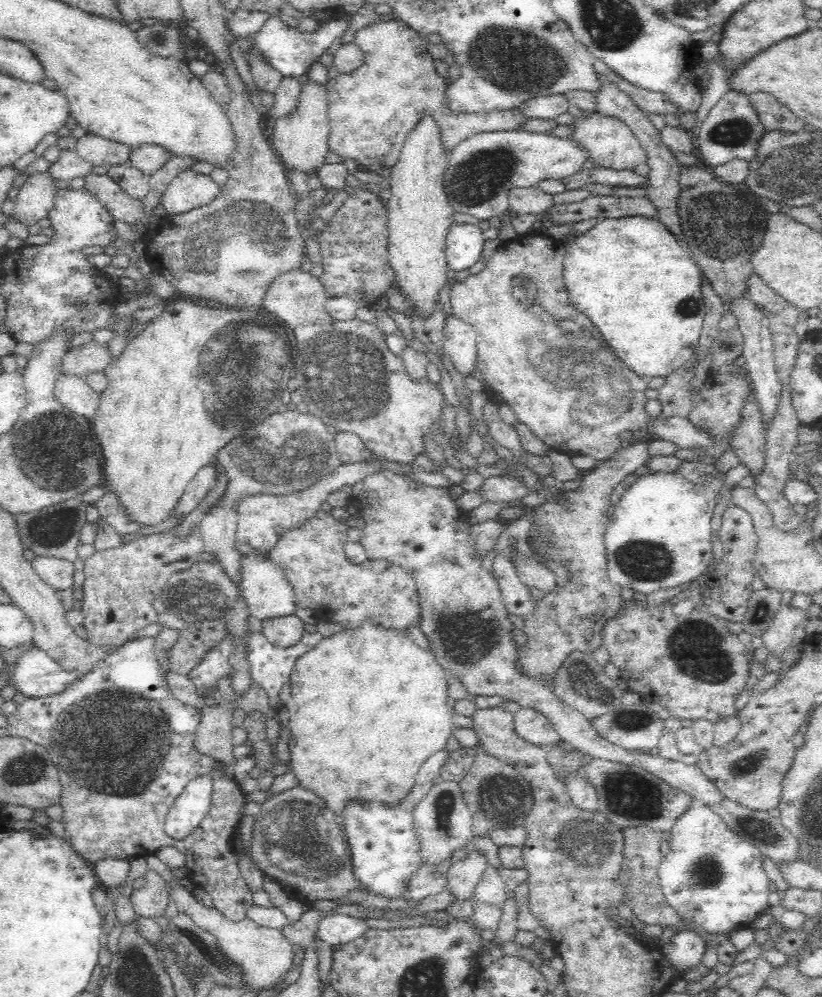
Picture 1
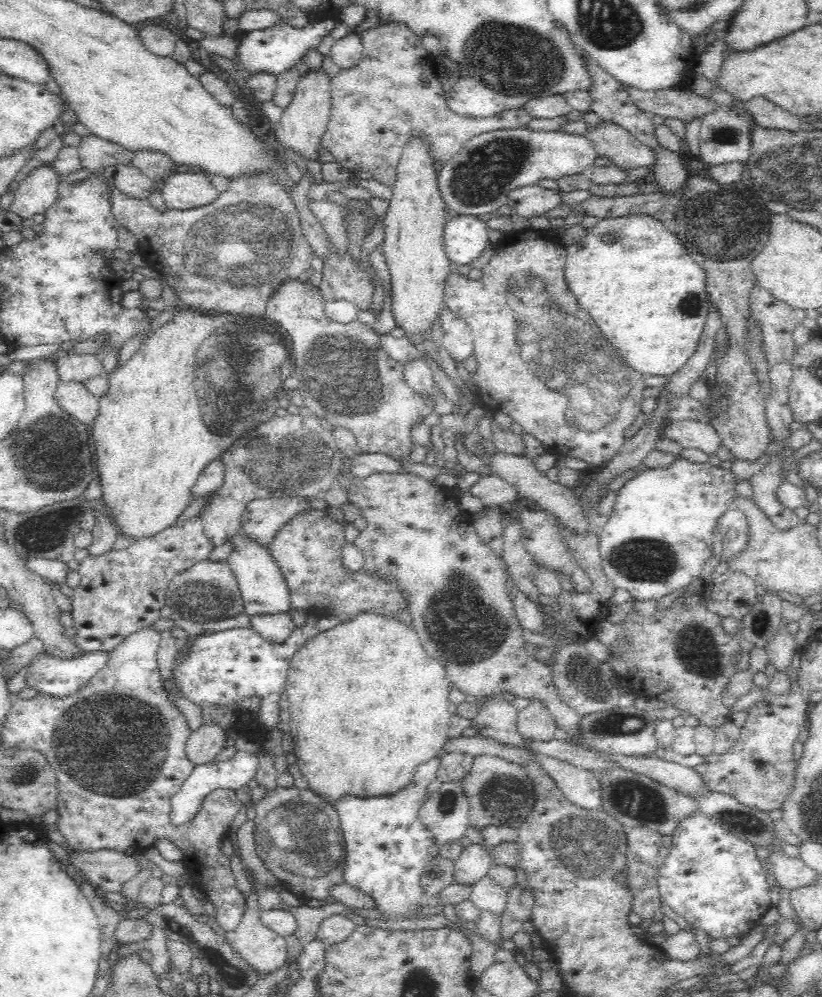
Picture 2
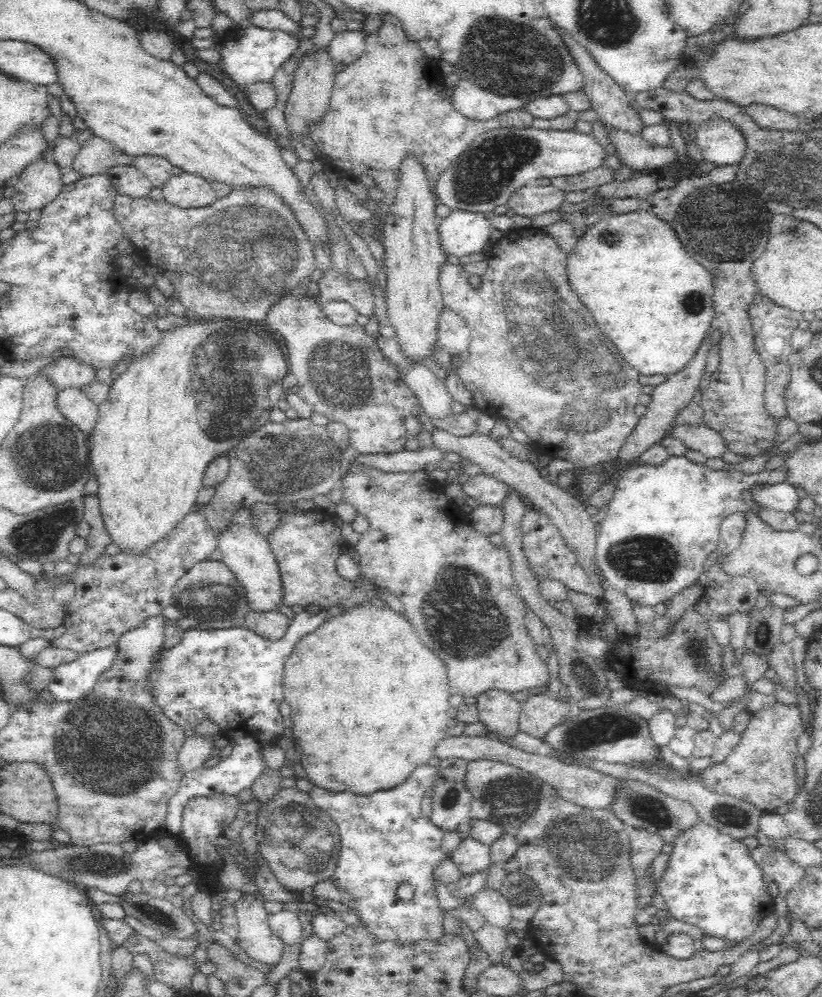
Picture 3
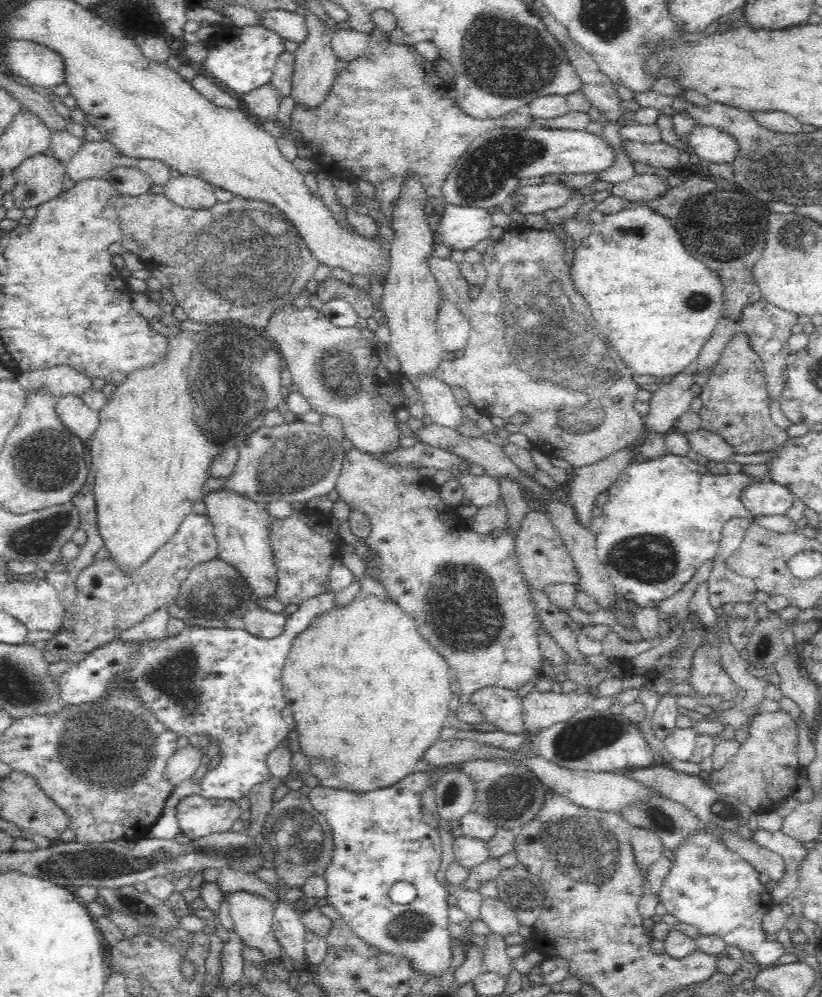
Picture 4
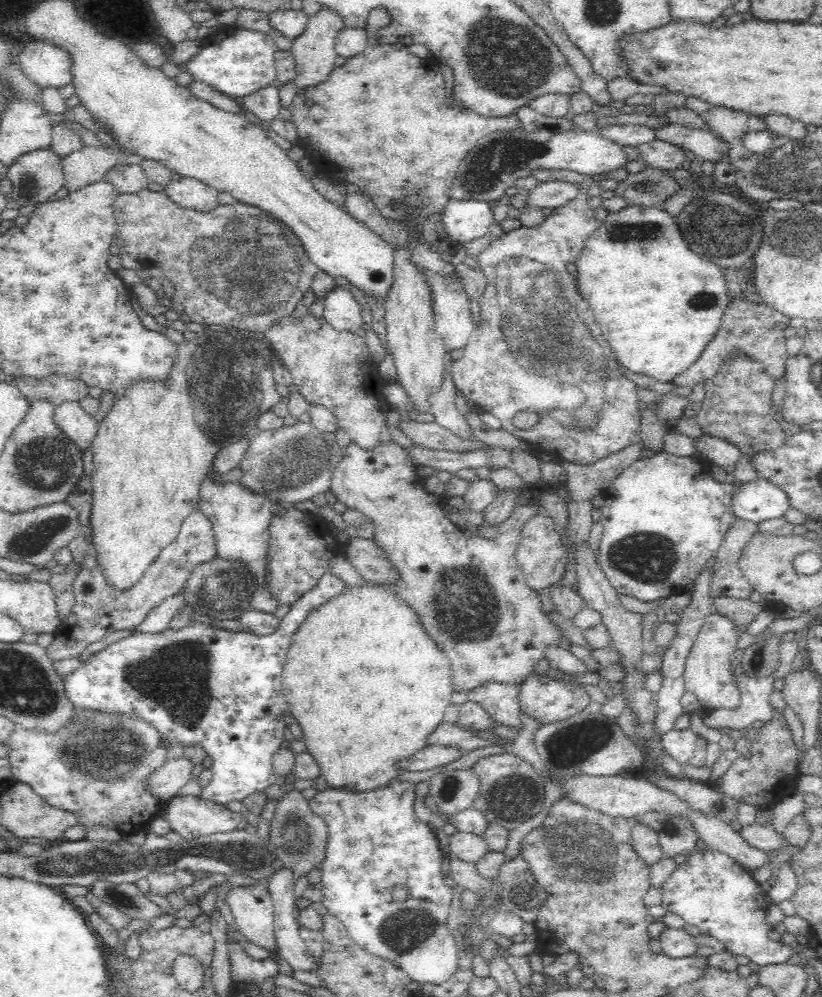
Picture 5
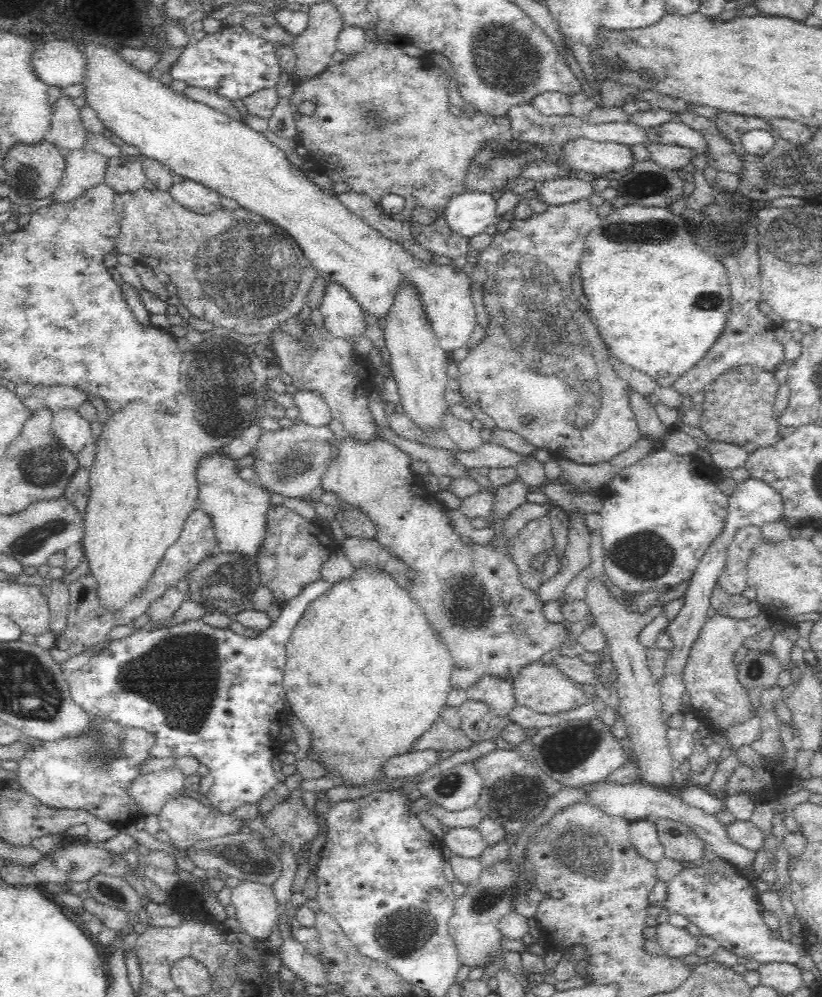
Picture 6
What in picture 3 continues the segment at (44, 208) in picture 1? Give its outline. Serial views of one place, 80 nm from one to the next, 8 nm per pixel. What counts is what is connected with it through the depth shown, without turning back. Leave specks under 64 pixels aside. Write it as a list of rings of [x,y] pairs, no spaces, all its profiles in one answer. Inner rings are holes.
[[[39,157],[19,173],[19,181],[11,196],[14,212],[42,210],[44,206],[56,200],[63,187],[62,170],[55,162]]]

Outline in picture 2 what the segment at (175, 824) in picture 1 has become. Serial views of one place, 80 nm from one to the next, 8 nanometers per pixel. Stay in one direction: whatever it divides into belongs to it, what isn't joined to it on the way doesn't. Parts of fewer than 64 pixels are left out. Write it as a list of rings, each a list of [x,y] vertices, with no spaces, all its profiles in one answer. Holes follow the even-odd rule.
[[[237,750],[228,760],[219,763],[207,762],[199,764],[194,768],[194,772],[188,776],[183,784],[180,793],[172,797],[170,823],[174,827],[182,827],[193,822],[193,818],[199,814],[202,803],[216,788],[230,788],[234,792],[239,791],[252,779],[256,779],[258,759],[255,752]]]

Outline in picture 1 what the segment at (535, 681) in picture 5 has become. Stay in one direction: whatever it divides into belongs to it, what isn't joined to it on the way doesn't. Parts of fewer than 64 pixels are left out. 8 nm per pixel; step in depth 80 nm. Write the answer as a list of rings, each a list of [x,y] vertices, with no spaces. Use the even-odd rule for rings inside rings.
[[[520,708],[512,715],[513,729],[516,736],[530,744],[551,748],[561,738],[548,719],[530,708]]]

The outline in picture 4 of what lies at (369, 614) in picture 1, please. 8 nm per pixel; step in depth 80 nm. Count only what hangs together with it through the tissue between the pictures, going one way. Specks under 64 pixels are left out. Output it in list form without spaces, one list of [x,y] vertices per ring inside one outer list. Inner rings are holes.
[[[293,510],[286,518],[272,518],[268,529],[279,579],[274,594],[278,602],[301,605],[310,598],[333,592],[330,570],[336,557],[340,556],[344,542],[332,524],[328,524],[328,518],[324,518],[322,511]]]

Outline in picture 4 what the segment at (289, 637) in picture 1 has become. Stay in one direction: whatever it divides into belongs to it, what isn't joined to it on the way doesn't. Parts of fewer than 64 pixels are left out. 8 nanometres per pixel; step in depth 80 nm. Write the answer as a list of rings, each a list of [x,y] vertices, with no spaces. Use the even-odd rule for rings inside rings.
[[[255,606],[243,613],[244,628],[260,638],[276,638],[286,626],[286,616]]]

